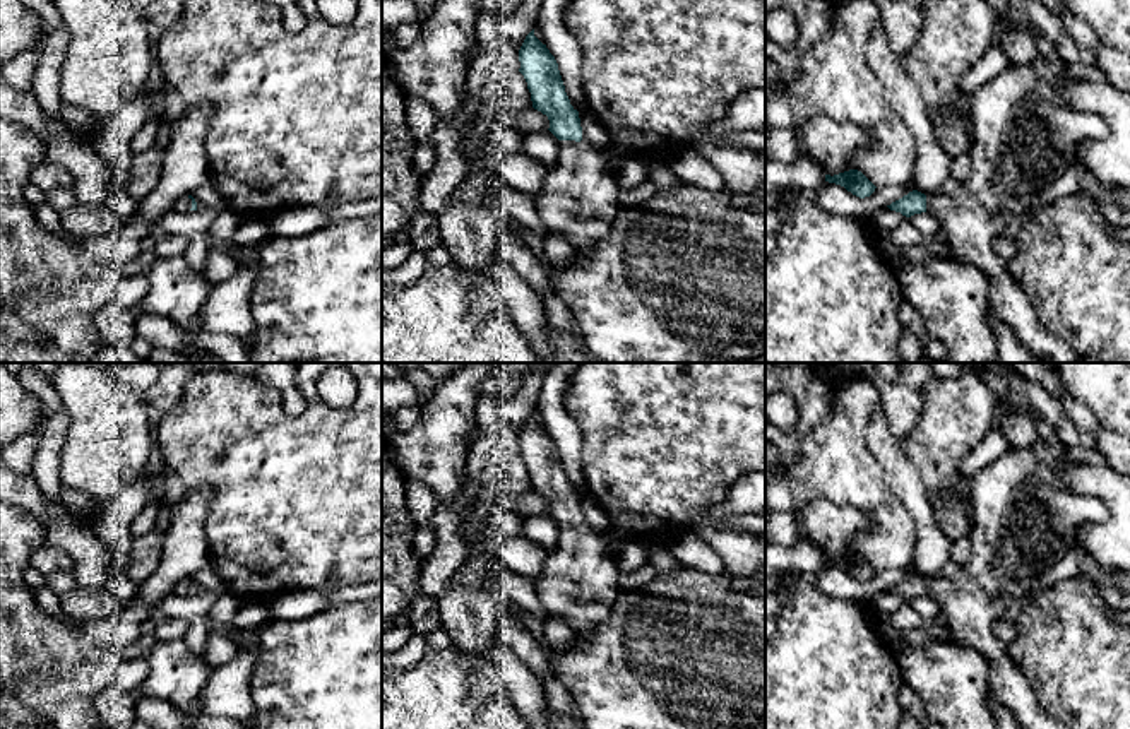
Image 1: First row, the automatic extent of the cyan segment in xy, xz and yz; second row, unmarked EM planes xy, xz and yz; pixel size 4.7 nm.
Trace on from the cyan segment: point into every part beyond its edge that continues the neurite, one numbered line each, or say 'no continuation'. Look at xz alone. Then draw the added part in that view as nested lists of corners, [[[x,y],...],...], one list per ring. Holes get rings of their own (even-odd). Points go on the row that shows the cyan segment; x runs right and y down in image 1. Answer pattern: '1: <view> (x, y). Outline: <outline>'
1: xz (579, 199). Outline: [[[560,140],[558,161],[532,200],[548,234],[562,233],[575,253],[591,253],[622,209],[606,156],[582,140]]]

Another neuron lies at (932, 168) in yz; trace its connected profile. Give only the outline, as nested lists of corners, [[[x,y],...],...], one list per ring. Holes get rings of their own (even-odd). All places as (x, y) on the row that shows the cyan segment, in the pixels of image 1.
[[[880,22],[866,48],[870,68],[880,79],[892,110],[904,120],[914,135],[918,159],[913,183],[926,197],[937,197],[940,185],[950,178],[950,157],[935,137],[935,125],[916,80],[906,72],[904,63],[889,44]]]

